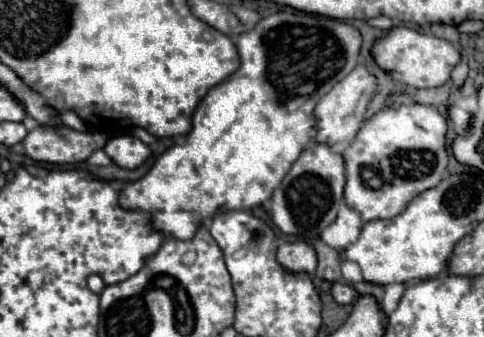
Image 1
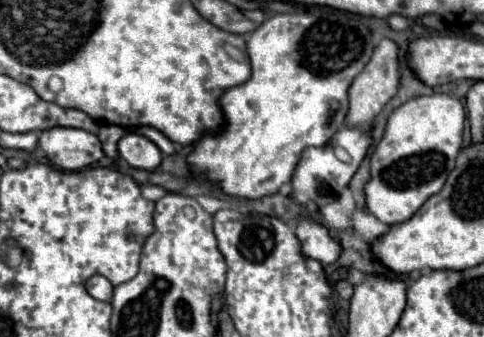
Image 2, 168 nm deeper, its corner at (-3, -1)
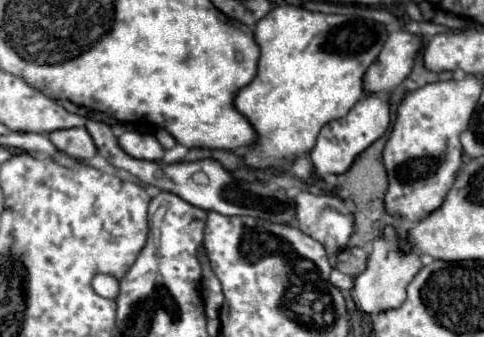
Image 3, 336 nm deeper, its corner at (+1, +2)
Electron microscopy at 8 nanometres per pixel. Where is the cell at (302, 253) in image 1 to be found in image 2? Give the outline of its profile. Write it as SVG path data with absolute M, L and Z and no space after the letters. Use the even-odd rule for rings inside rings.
M300 219L296 227L296 237L302 243L302 251L306 257L318 259L322 265L334 263L340 257L340 243L330 237L328 229L312 219Z

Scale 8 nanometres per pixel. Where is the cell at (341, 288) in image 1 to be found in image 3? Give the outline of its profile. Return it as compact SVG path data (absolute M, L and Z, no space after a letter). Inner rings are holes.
M332 270L332 278L330 278L330 282L332 282L336 288L340 288L340 290L350 290L354 280L352 280L350 276L338 272L338 270Z

